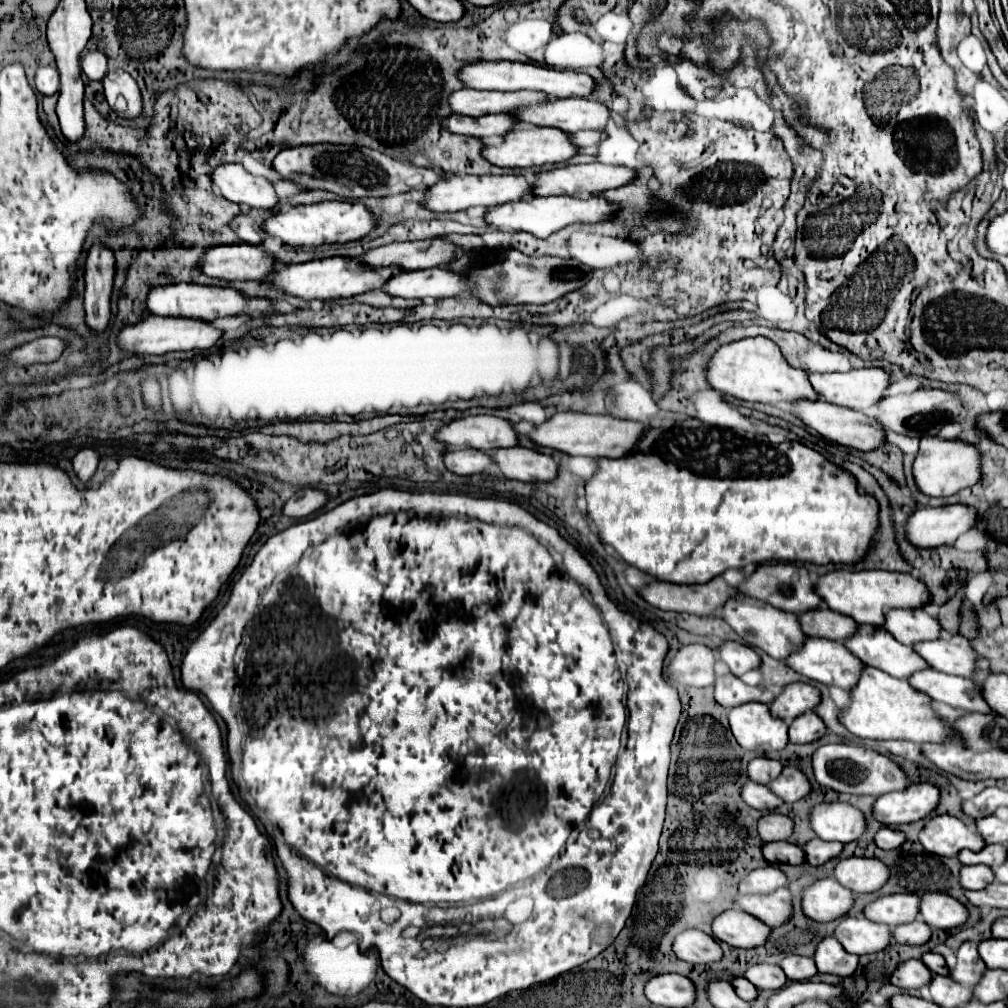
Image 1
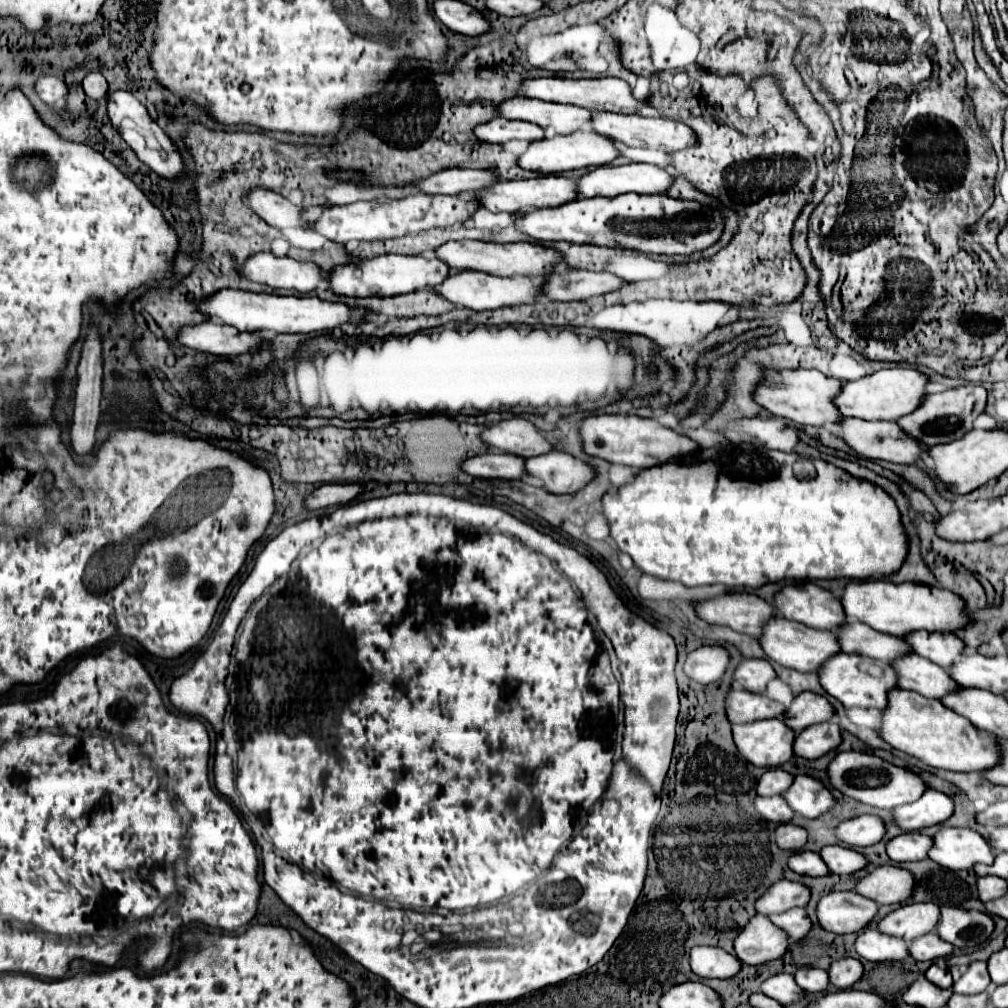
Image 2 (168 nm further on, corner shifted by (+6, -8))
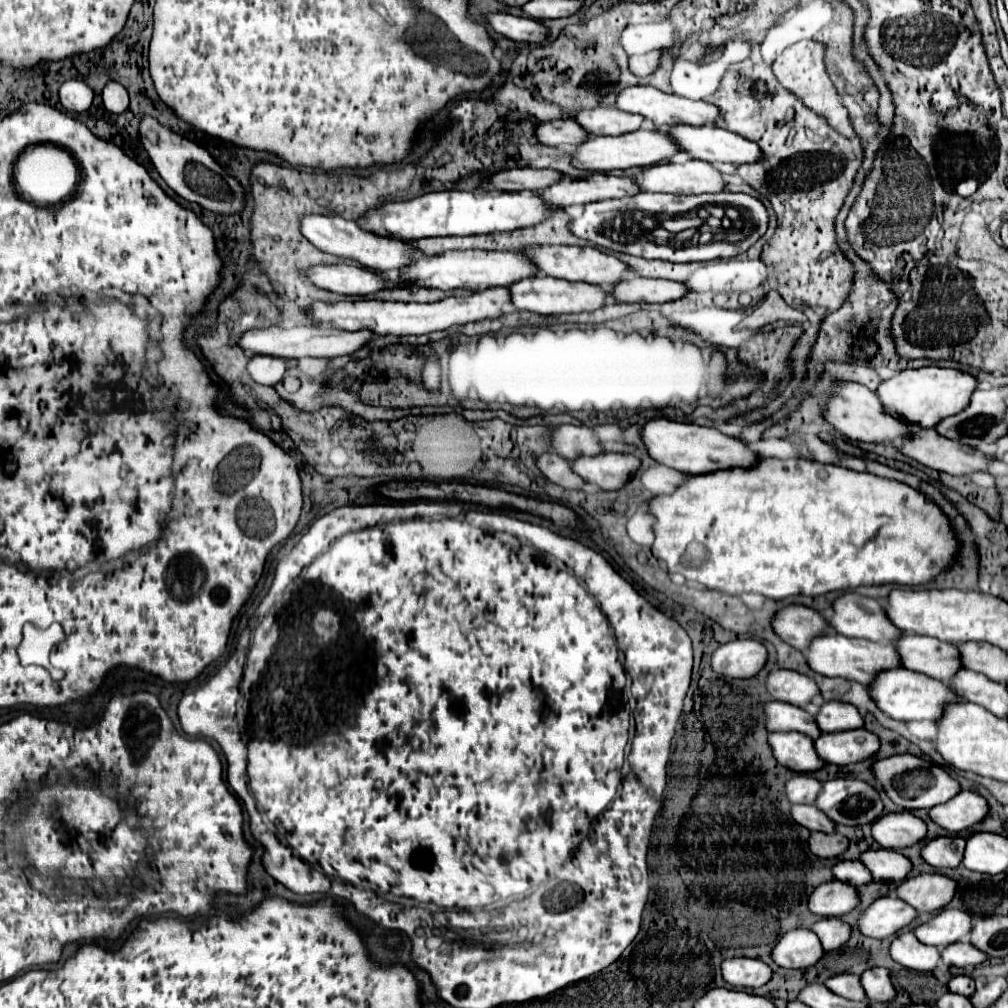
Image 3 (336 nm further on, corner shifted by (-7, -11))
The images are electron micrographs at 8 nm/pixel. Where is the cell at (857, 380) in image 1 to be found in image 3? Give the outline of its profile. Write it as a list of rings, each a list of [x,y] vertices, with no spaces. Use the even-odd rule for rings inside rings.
[[[927,366],[917,370],[903,370],[895,374],[893,378],[885,380],[877,388],[877,396],[883,404],[885,414],[897,416],[899,420],[907,424],[915,424],[921,428],[933,428],[939,420],[957,414],[967,406],[971,392],[975,390],[977,380],[971,374],[951,370],[951,368],[939,368],[939,366]]]

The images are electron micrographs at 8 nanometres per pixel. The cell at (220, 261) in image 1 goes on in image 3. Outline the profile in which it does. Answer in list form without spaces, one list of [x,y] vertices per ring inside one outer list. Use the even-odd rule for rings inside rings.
[[[319,264],[319,266],[311,266],[311,268],[303,270],[301,274],[313,286],[317,286],[321,290],[345,294],[345,296],[367,296],[367,294],[373,294],[373,292],[385,288],[385,284],[381,282],[381,278],[377,274],[373,274],[365,268],[347,266],[347,264],[337,264],[337,266]]]

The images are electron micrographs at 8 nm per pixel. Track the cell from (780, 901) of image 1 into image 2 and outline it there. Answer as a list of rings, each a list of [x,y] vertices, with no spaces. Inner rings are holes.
[[[800,907],[780,915],[770,915],[770,921],[780,929],[784,929],[792,941],[804,939],[812,929],[812,919],[806,915],[806,909],[800,909]]]

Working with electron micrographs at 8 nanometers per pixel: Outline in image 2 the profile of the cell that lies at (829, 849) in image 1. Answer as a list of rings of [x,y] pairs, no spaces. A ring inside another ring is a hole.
[[[830,845],[820,851],[822,859],[828,863],[830,871],[836,875],[852,875],[858,873],[868,865],[868,859],[864,853],[858,853],[850,847],[840,847],[840,845]]]

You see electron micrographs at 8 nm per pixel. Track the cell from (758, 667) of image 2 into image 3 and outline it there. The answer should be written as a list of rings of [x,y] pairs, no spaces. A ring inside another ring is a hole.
[[[773,670],[767,676],[767,692],[775,700],[783,700],[793,706],[805,706],[815,694],[819,694],[819,688],[811,678],[795,670]]]

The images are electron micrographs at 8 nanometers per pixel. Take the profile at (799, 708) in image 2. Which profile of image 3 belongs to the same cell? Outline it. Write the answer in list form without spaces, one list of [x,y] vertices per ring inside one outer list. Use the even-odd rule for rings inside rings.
[[[829,700],[815,714],[815,722],[823,732],[843,732],[863,726],[863,718],[853,704]]]

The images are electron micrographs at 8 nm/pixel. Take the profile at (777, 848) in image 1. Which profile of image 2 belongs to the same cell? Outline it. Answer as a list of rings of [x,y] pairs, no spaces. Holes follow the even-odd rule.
[[[798,851],[788,859],[788,865],[792,871],[800,875],[810,875],[810,877],[822,877],[830,875],[830,869],[826,863],[822,863],[822,857],[812,851]]]

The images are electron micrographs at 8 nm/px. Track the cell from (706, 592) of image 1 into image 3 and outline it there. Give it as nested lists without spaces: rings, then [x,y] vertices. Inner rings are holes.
[[[791,604],[775,612],[771,626],[783,642],[803,652],[807,650],[807,642],[811,642],[815,634],[825,632],[827,622],[823,622],[823,618],[815,610]]]

